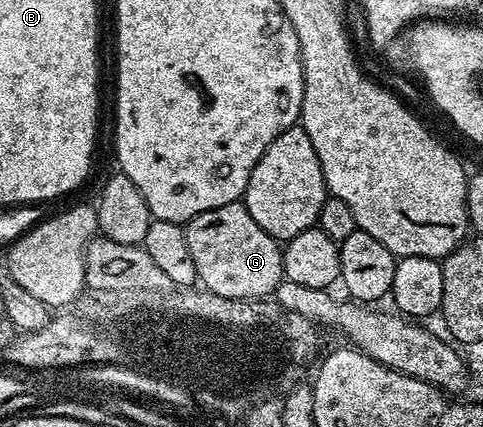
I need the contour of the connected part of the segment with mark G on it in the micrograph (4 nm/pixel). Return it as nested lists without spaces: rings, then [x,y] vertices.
[[[241,201],[200,212],[184,229],[199,283],[221,298],[260,300],[273,295],[284,280],[281,245],[252,220]]]

